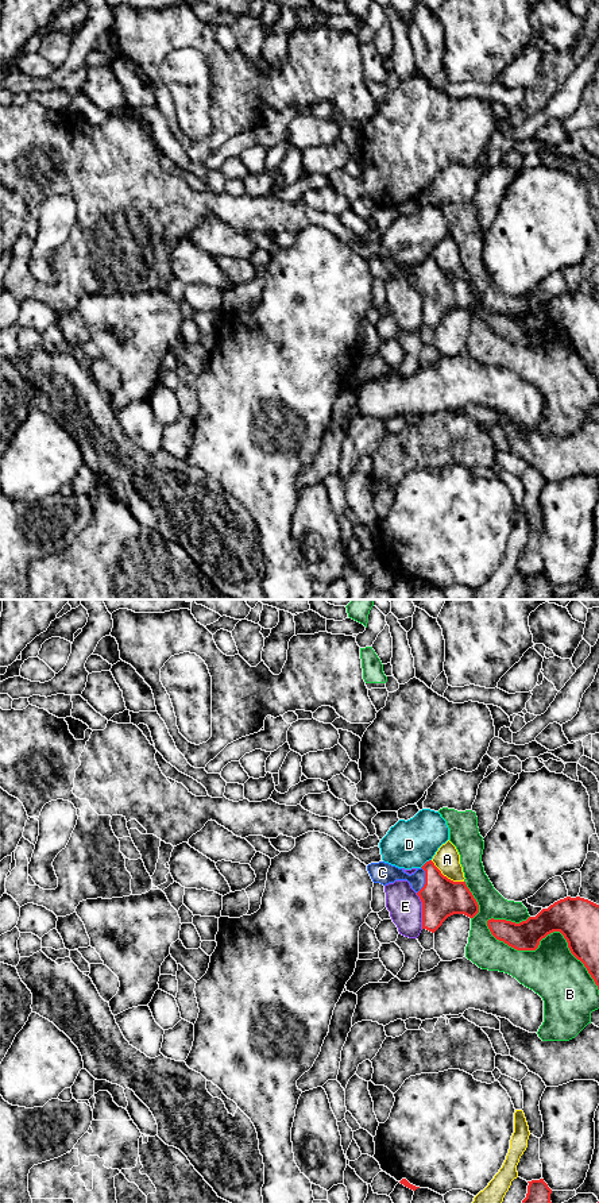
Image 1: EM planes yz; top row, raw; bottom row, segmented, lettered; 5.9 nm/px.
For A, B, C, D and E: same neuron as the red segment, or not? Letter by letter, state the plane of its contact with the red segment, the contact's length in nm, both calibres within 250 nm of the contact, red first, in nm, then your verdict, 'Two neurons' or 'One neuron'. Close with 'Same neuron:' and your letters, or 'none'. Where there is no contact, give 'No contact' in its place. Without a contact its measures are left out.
A: Touches red in yz. Shared border 240 nm. Thickness 240 nm (red) against 160 nm. Two neurons
B: Touches red in yz. Shared border 800 nm. Thickness 260 nm (red) against 320 nm. Two neurons
C: Touches red in yz. Shared border 160 nm. Thickness 240 nm (red) against 120 nm. One neuron
D: Touches red in yz. Shared border 90 nm. Thickness 240 nm (red) against 280 nm. Two neurons
E: Touches red in yz. Shared border 220 nm. Thickness 240 nm (red) against 200 nm. Two neurons
Same neuron: C

